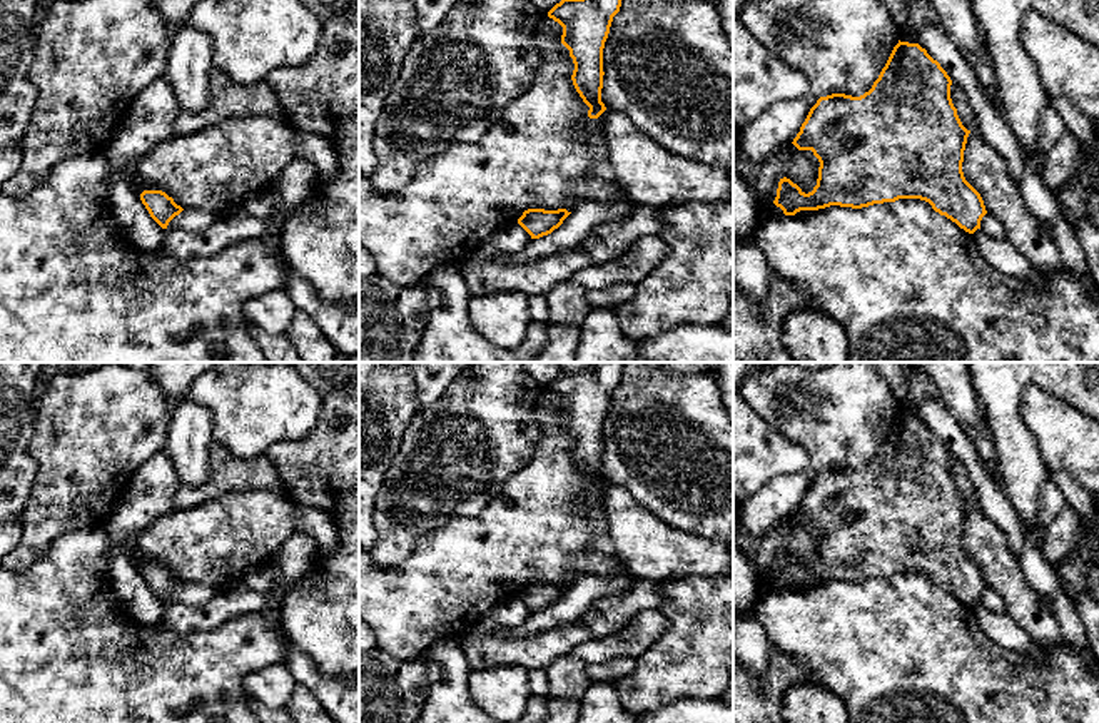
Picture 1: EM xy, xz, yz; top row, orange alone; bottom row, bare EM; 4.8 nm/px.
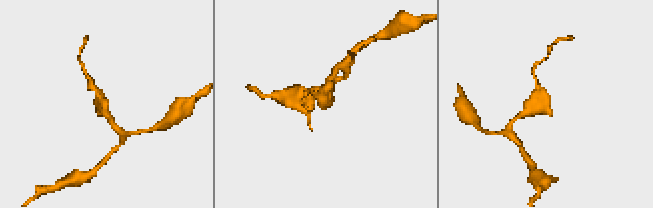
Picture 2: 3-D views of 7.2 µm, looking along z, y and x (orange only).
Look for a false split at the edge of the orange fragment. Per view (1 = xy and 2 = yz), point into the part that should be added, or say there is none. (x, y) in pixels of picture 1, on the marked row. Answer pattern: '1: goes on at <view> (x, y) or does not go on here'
1: does not go on here
2: does not go on here

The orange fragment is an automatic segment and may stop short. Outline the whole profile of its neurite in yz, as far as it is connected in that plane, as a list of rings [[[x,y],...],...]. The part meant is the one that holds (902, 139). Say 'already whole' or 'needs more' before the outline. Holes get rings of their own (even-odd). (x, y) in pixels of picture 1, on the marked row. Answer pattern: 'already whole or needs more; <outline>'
already whole; [[[900,42],[894,47],[872,88],[860,97],[832,94],[820,97],[810,109],[793,139],[798,150],[812,150],[818,159],[818,179],[805,194],[783,177],[773,204],[785,215],[818,210],[830,205],[862,209],[899,199],[920,199],[935,212],[974,234],[987,214],[980,194],[962,172],[967,130],[950,99],[952,80],[919,43]]]

